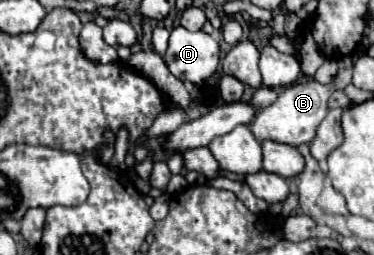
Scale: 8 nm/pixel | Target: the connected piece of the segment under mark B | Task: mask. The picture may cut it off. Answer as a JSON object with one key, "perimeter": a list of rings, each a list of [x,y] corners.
{"perimeter":[[[353,65],[348,69],[340,69],[332,82],[332,85],[322,85],[316,83],[314,79],[304,79],[300,83],[292,83],[288,87],[284,87],[278,95],[278,99],[264,107],[258,117],[252,121],[250,129],[254,133],[254,137],[258,141],[264,139],[272,139],[278,143],[288,143],[288,145],[302,145],[302,143],[312,143],[312,139],[316,137],[316,129],[320,125],[320,121],[328,115],[328,99],[334,91],[342,90],[352,81]]]}

